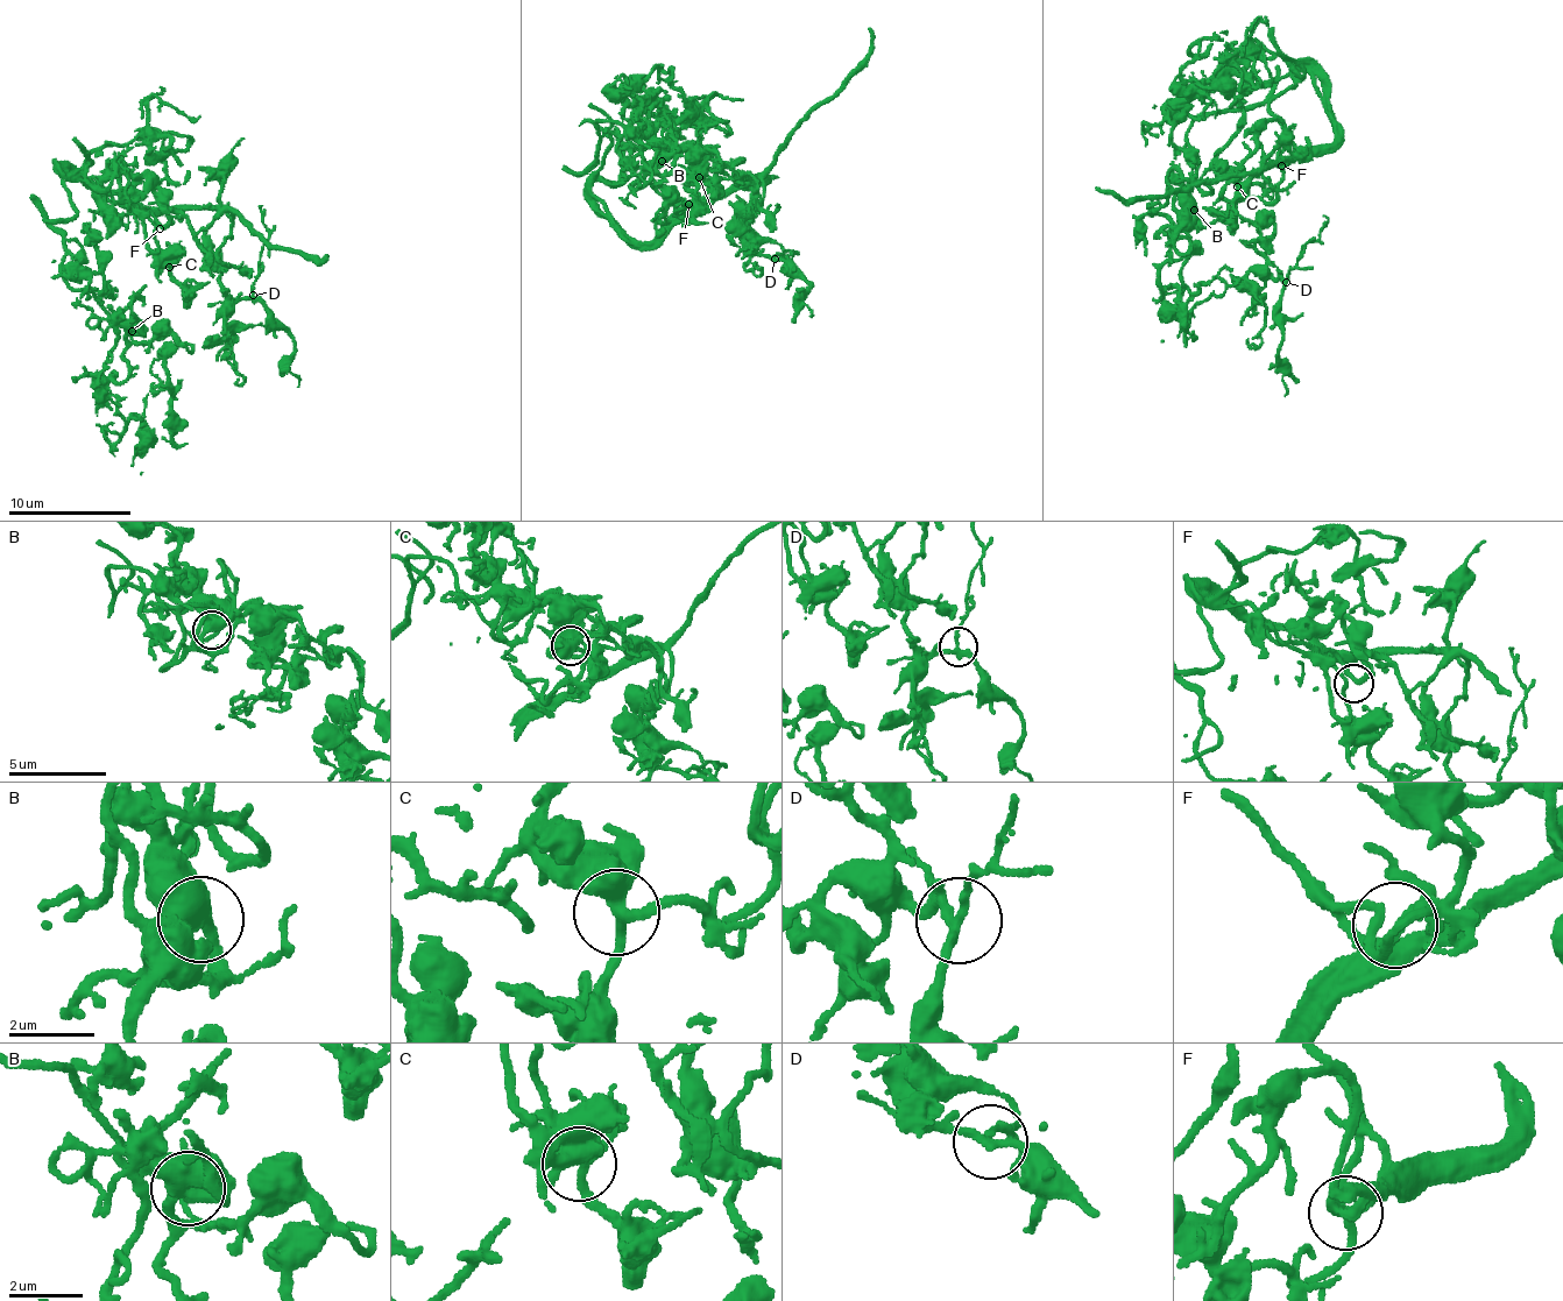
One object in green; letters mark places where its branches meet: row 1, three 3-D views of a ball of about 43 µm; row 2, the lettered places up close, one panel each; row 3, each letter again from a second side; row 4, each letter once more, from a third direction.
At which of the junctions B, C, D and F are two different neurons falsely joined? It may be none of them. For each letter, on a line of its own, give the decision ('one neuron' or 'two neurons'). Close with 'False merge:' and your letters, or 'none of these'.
B: one neuron
C: one neuron
D: one neuron
F: one neuron
False merge: none of these

